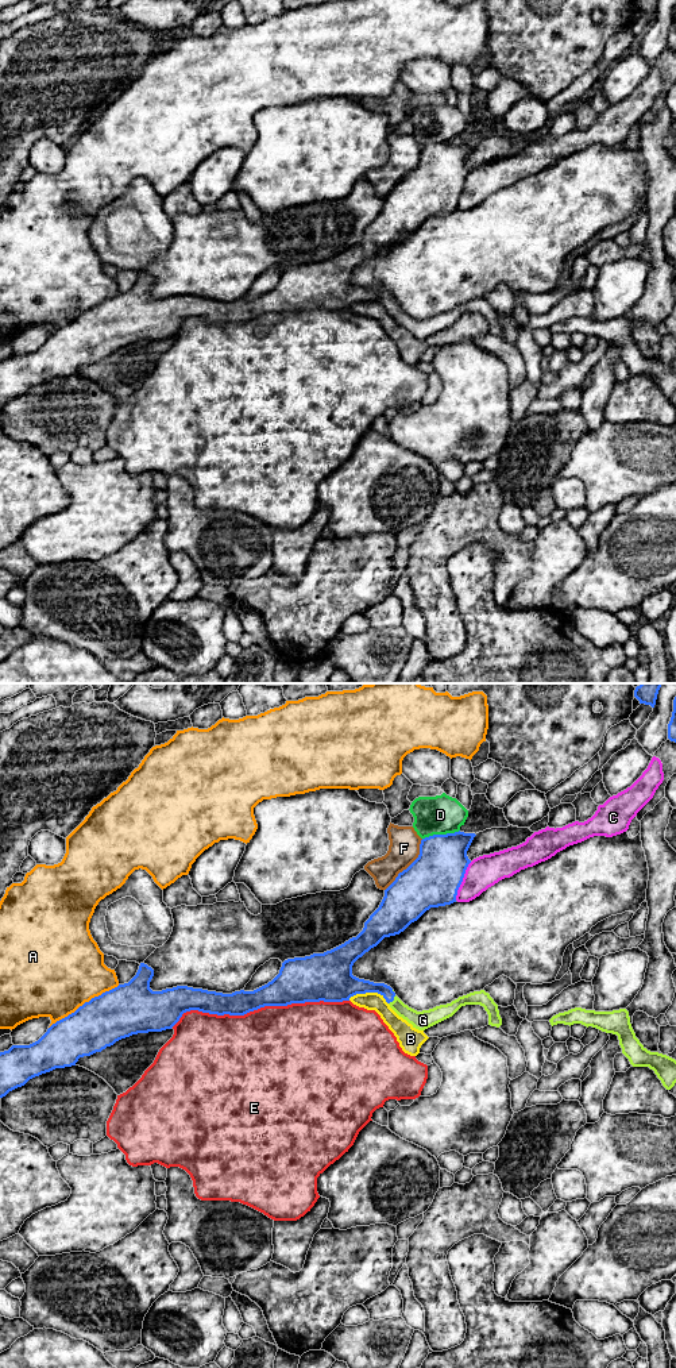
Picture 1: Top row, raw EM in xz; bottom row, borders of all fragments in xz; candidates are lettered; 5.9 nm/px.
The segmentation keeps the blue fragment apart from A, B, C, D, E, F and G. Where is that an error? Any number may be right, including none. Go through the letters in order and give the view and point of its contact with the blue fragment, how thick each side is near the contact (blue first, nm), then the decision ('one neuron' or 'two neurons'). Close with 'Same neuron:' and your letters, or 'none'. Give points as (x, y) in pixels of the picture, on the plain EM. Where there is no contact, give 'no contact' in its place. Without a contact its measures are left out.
A: meets blue in xz at (85, 311); 300 nm thick on the blue side, 500 nm on the other; two neurons
B: meets blue in xz at (369, 300); 280 nm thick on the blue side, 110 nm on the other; two neurons
C: meets blue in xz at (462, 189); 320 nm thick on the blue side, 190 nm on the other; two neurons
D: meets blue in xz at (440, 143); 300 nm thick on the blue side, 240 nm on the other; two neurons
E: meets blue in xz at (259, 316); 220 nm thick on the blue side, 500 nm on the other; two neurons
F: meets blue in xz at (409, 174); 320 nm thick on the blue side, 180 nm on the other; two neurons
G: meets blue in xz at (393, 308); 100 nm thick on the blue side, 110 nm on the other; one neuron
Same neuron: G

